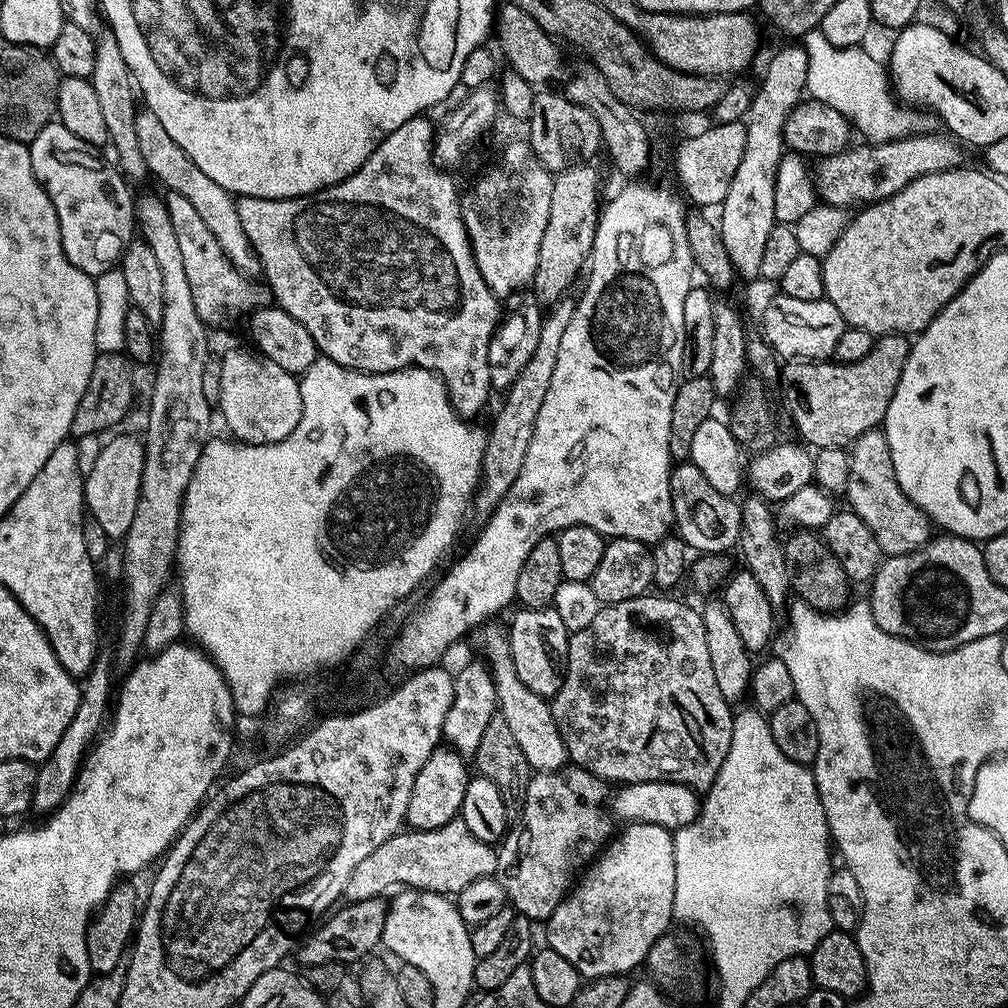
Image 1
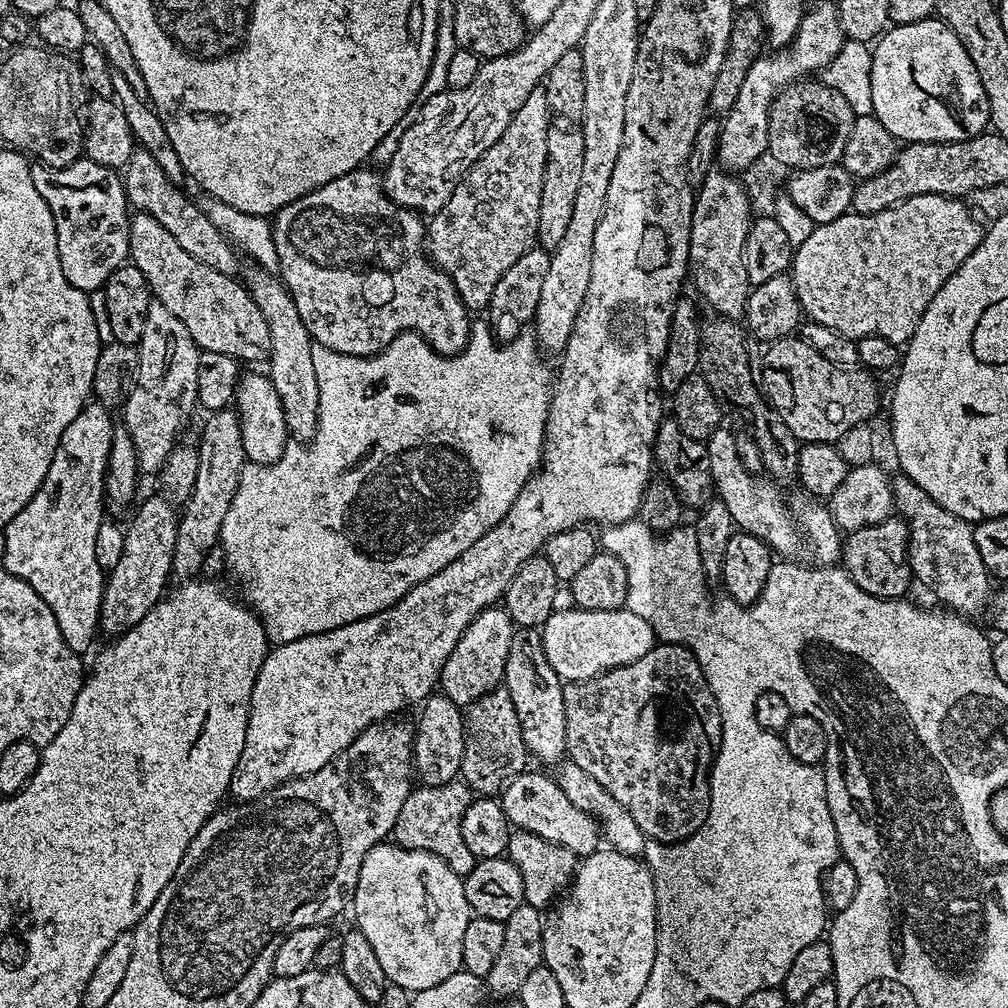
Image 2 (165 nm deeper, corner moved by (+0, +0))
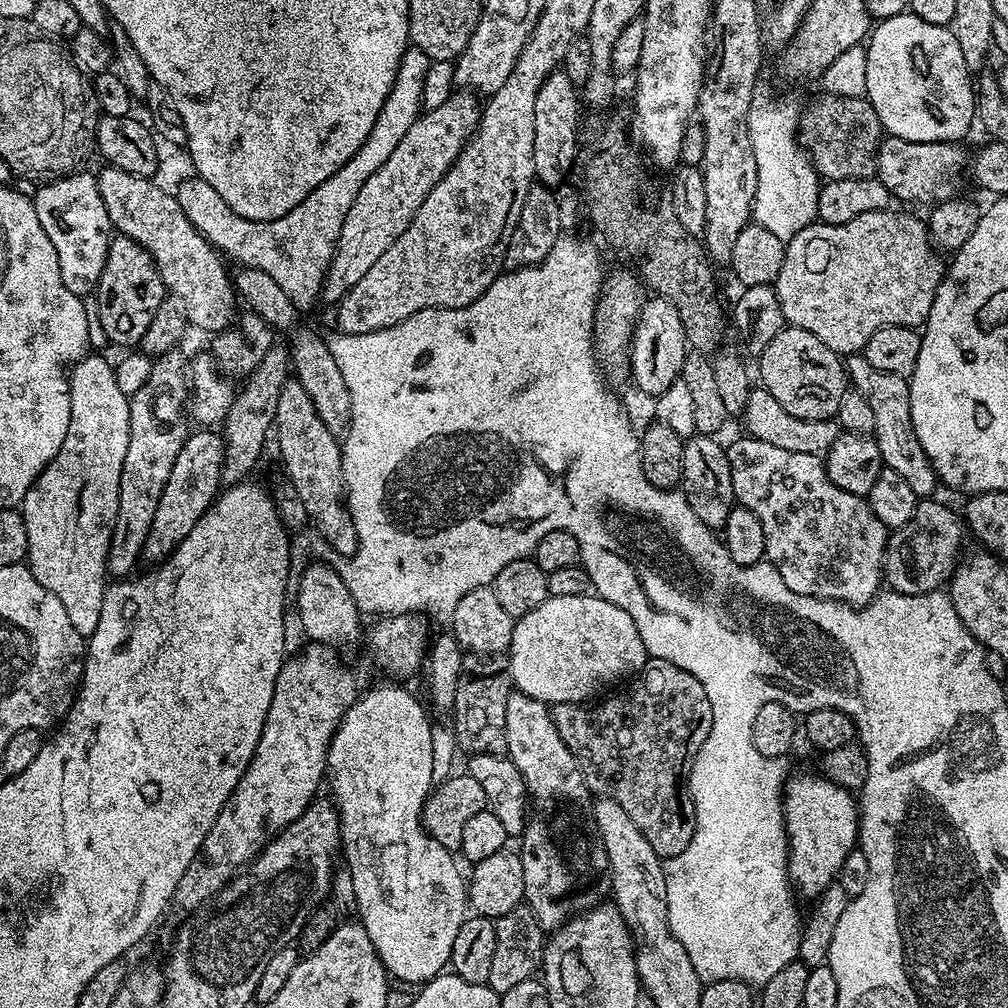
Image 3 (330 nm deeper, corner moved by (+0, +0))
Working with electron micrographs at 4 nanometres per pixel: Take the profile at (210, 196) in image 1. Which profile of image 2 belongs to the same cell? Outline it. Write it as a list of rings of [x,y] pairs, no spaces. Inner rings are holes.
[[[259,266],[251,267],[243,269],[242,283],[254,302],[258,302],[258,310],[262,310],[266,326],[270,326],[272,350],[266,361],[266,375],[281,398],[289,437],[296,442],[307,442],[318,426],[318,374],[314,374],[314,358],[310,354],[314,341],[279,275]]]

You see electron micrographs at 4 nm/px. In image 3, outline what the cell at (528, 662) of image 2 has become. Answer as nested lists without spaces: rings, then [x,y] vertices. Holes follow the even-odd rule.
[[[515,690],[509,691],[506,698],[506,746],[507,759],[512,760],[514,766],[518,766],[518,774],[522,774],[530,805],[522,839],[519,841],[521,844],[518,845],[524,879],[524,900],[545,930],[555,930],[567,924],[573,916],[597,907],[609,895],[612,887],[612,873],[608,870],[606,850],[594,822],[594,796],[588,790],[574,754],[570,754],[566,742],[562,742],[562,734],[558,734],[558,726],[554,726],[551,707],[538,698],[530,698]]]

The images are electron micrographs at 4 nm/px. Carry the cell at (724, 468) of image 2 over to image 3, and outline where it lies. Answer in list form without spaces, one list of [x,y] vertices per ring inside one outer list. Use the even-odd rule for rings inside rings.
[[[743,439],[734,441],[732,445],[729,443],[726,448],[736,504],[750,510],[750,514],[762,522],[762,534],[766,538],[764,554],[768,563],[782,574],[782,582],[786,582],[794,594],[817,596],[820,600],[834,600],[853,606],[872,603],[882,588],[884,551],[890,532],[872,513],[867,499],[834,486],[820,456],[782,450],[782,446],[770,446],[761,440]]]

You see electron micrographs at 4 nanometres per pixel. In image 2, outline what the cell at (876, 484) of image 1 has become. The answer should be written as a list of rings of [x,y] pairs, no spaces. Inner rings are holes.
[[[896,474],[891,477],[892,506],[901,520],[908,525],[908,564],[917,585],[929,588],[945,609],[964,618],[976,618],[980,611],[989,607],[994,595],[994,580],[988,575],[974,546],[973,525],[950,514],[946,506],[938,506],[909,476]]]

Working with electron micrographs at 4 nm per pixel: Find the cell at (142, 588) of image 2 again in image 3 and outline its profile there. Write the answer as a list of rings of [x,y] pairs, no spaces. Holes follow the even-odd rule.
[[[216,430],[196,431],[189,435],[182,450],[178,450],[178,458],[174,458],[174,470],[170,470],[170,478],[166,482],[166,490],[162,490],[162,498],[158,498],[158,510],[154,510],[154,522],[150,522],[150,532],[146,534],[144,543],[142,556],[145,561],[167,561],[175,553],[182,538],[194,530],[198,518],[202,518],[202,514],[221,491],[224,437]]]

